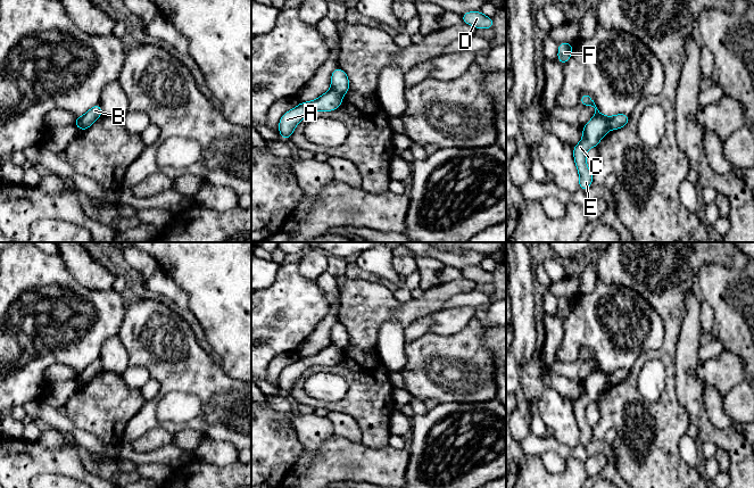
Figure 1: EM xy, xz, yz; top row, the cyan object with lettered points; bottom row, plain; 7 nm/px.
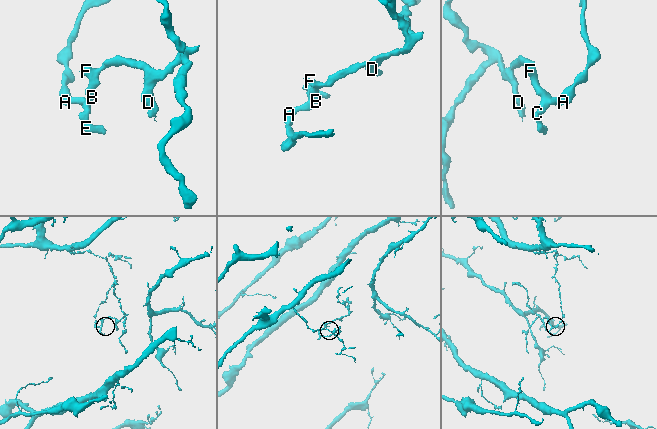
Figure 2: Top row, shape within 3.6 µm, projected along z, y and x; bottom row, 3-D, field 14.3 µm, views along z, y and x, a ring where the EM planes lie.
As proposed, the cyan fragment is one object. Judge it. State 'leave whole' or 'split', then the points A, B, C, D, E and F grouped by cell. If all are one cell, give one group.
split; groups A / B C D E F

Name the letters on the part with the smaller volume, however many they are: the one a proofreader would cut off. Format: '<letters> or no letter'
B, C, D, E, F

